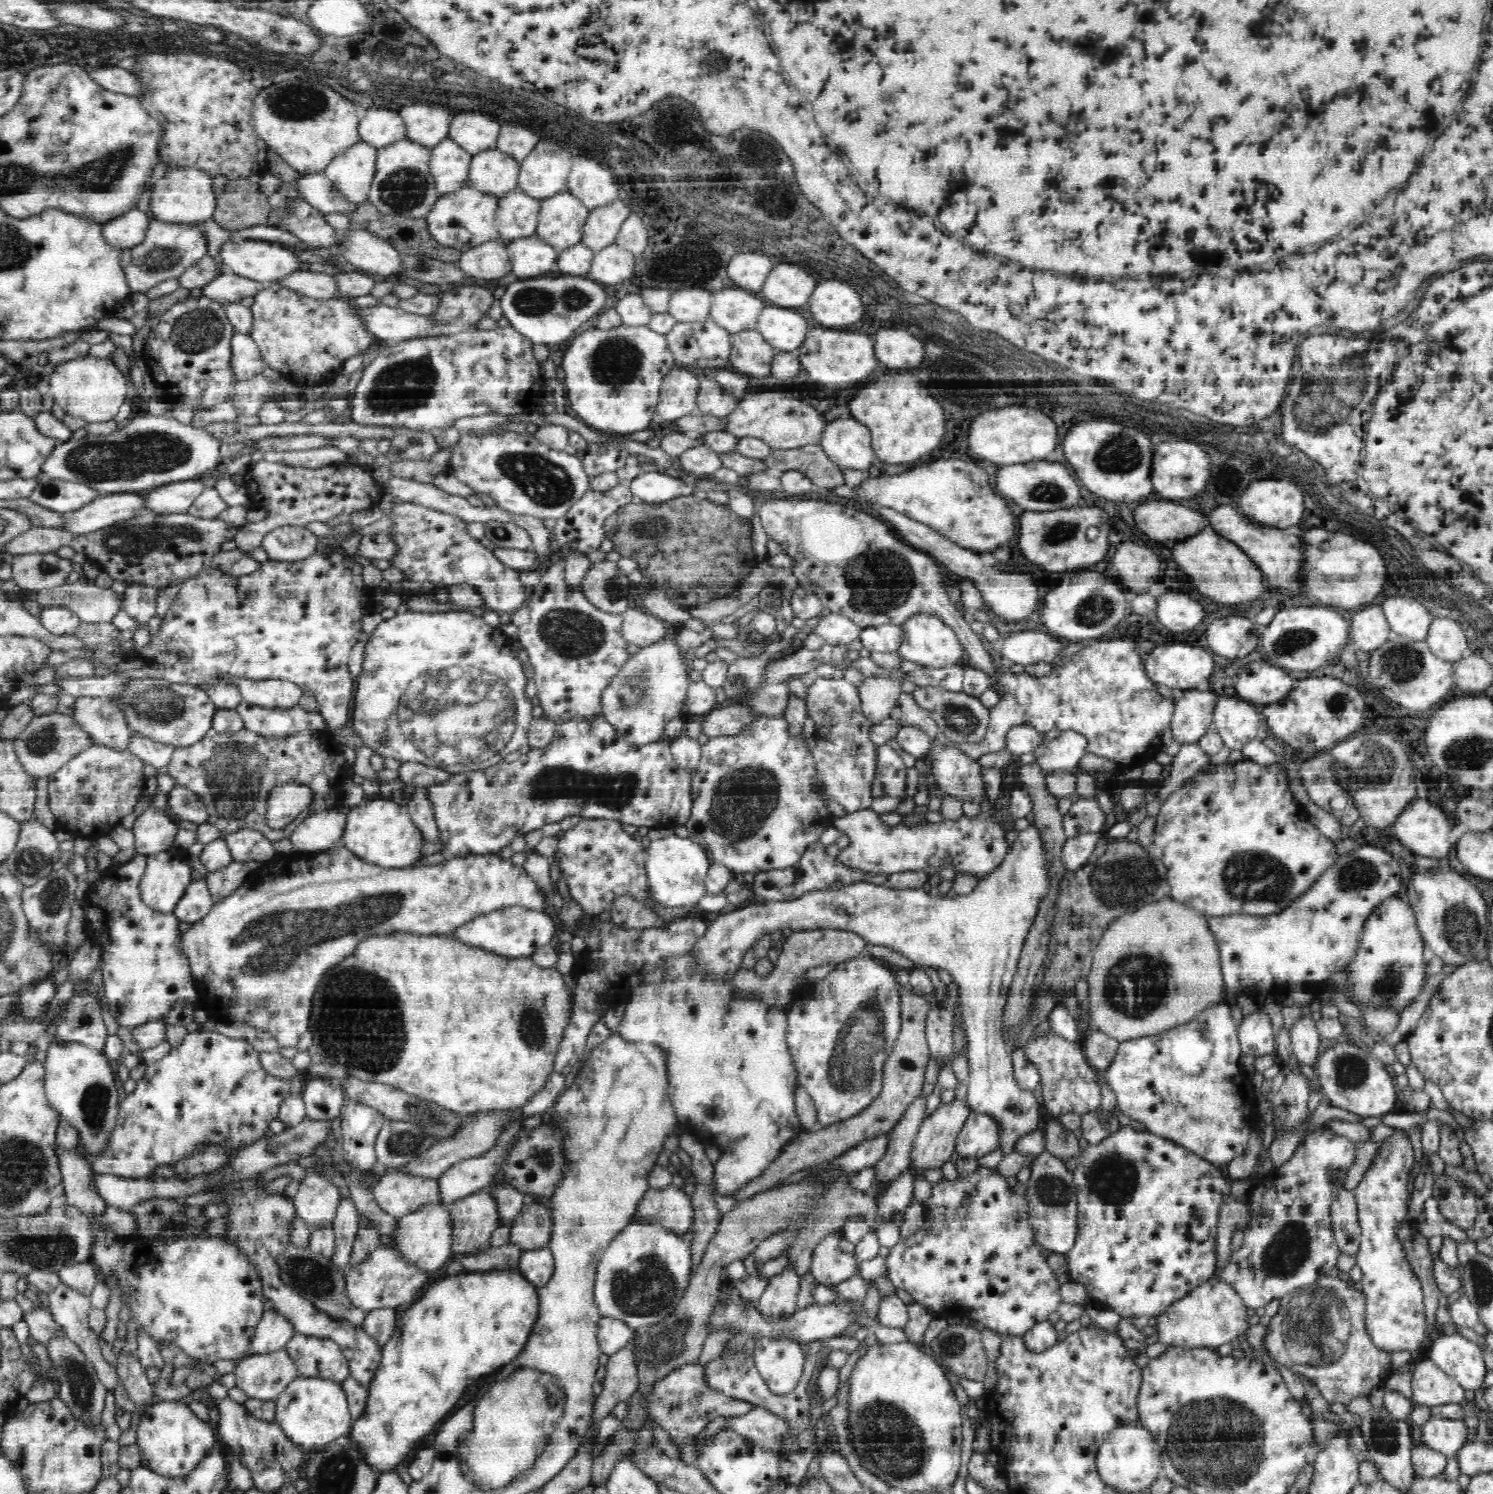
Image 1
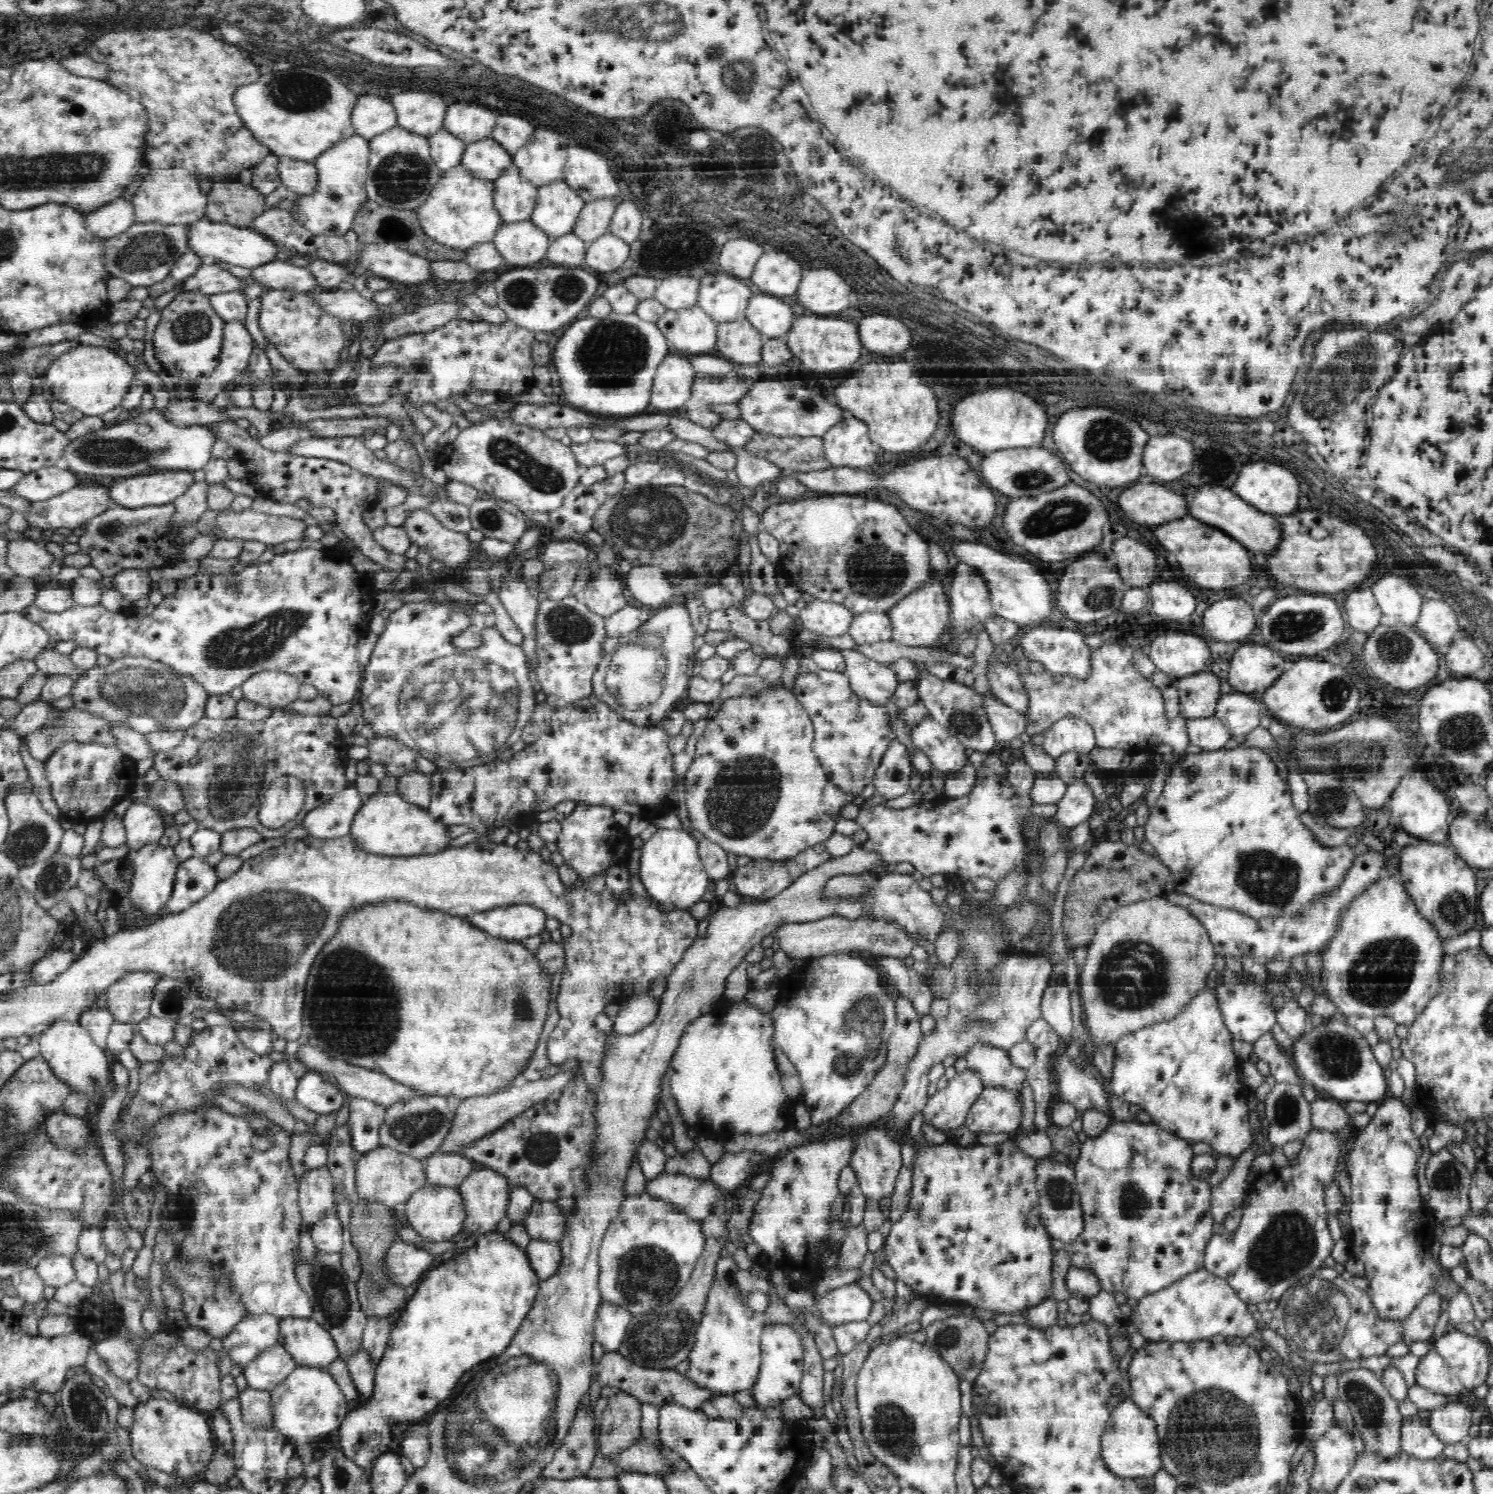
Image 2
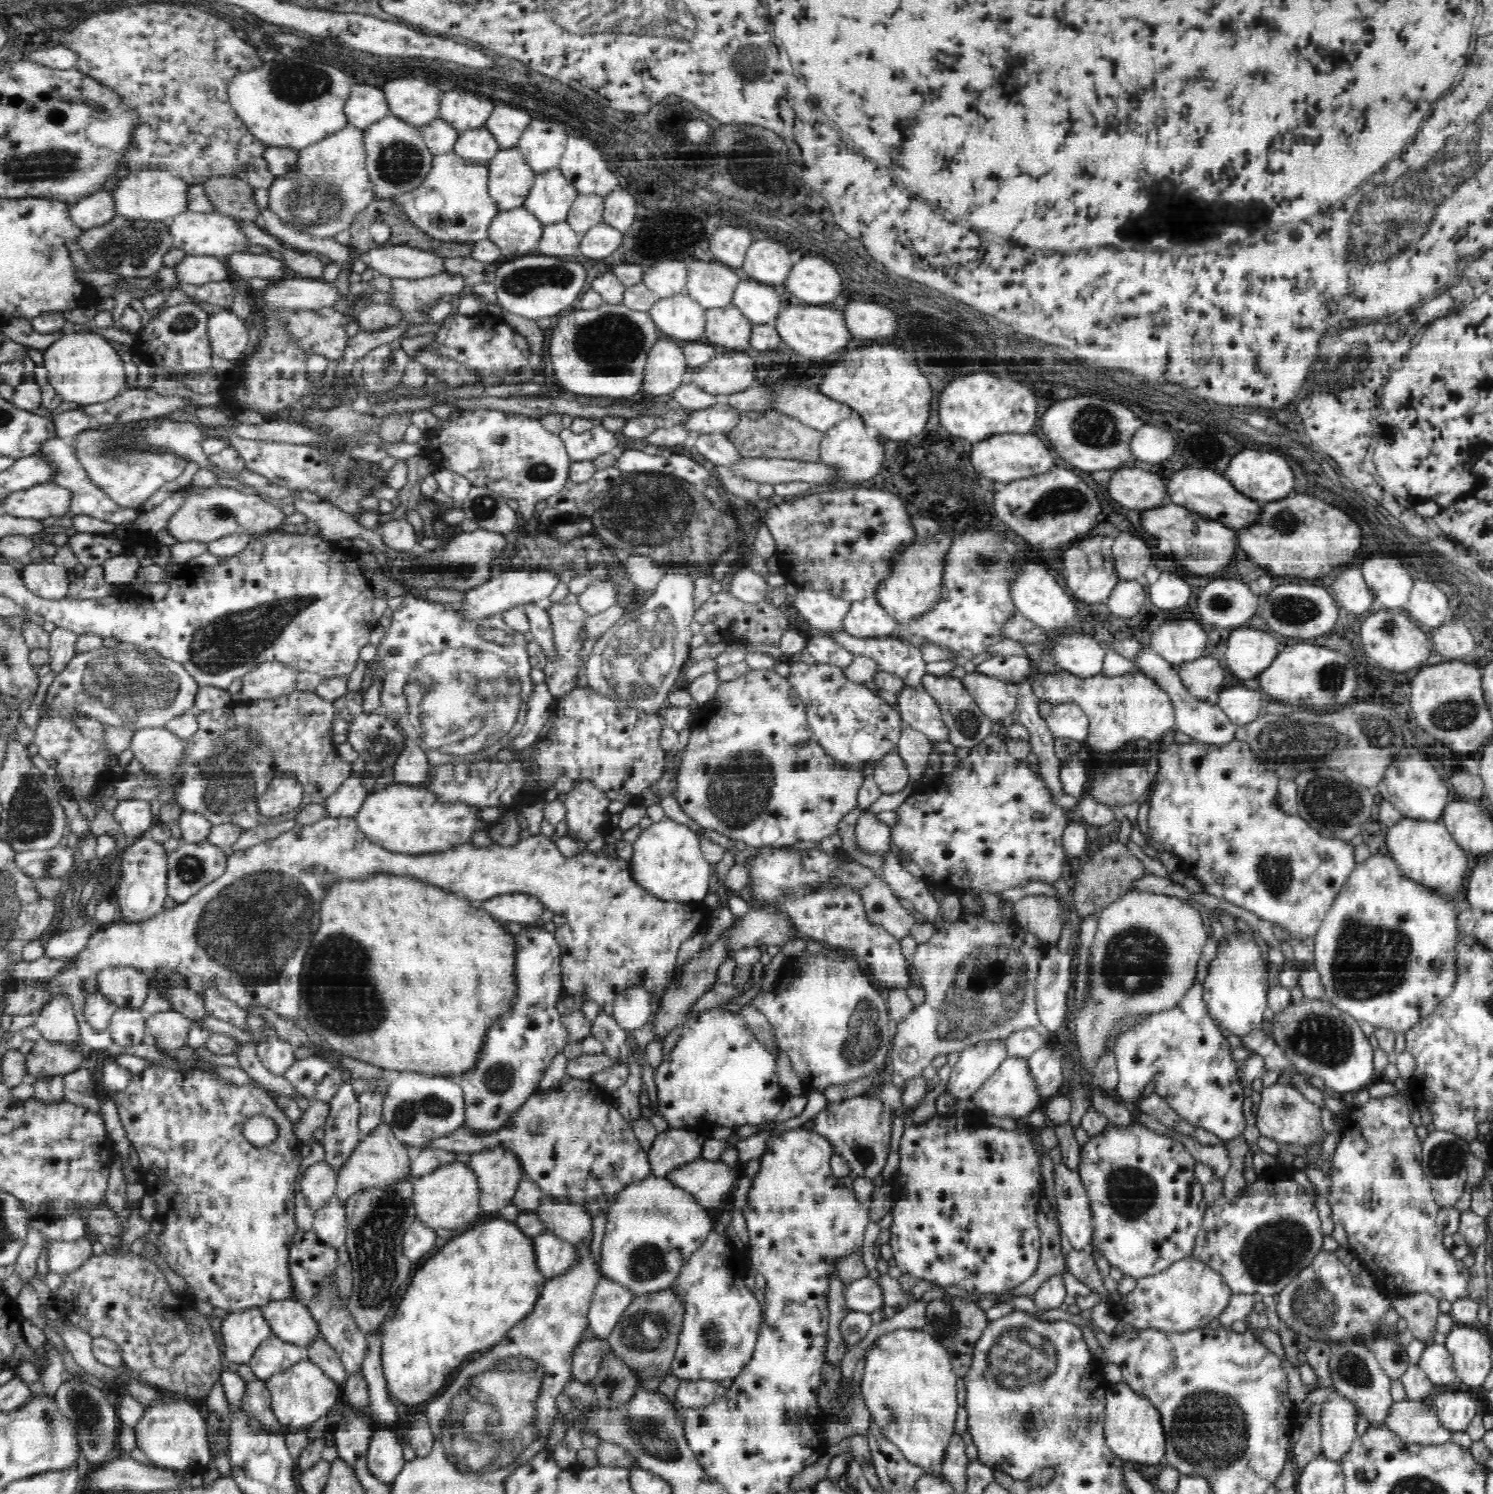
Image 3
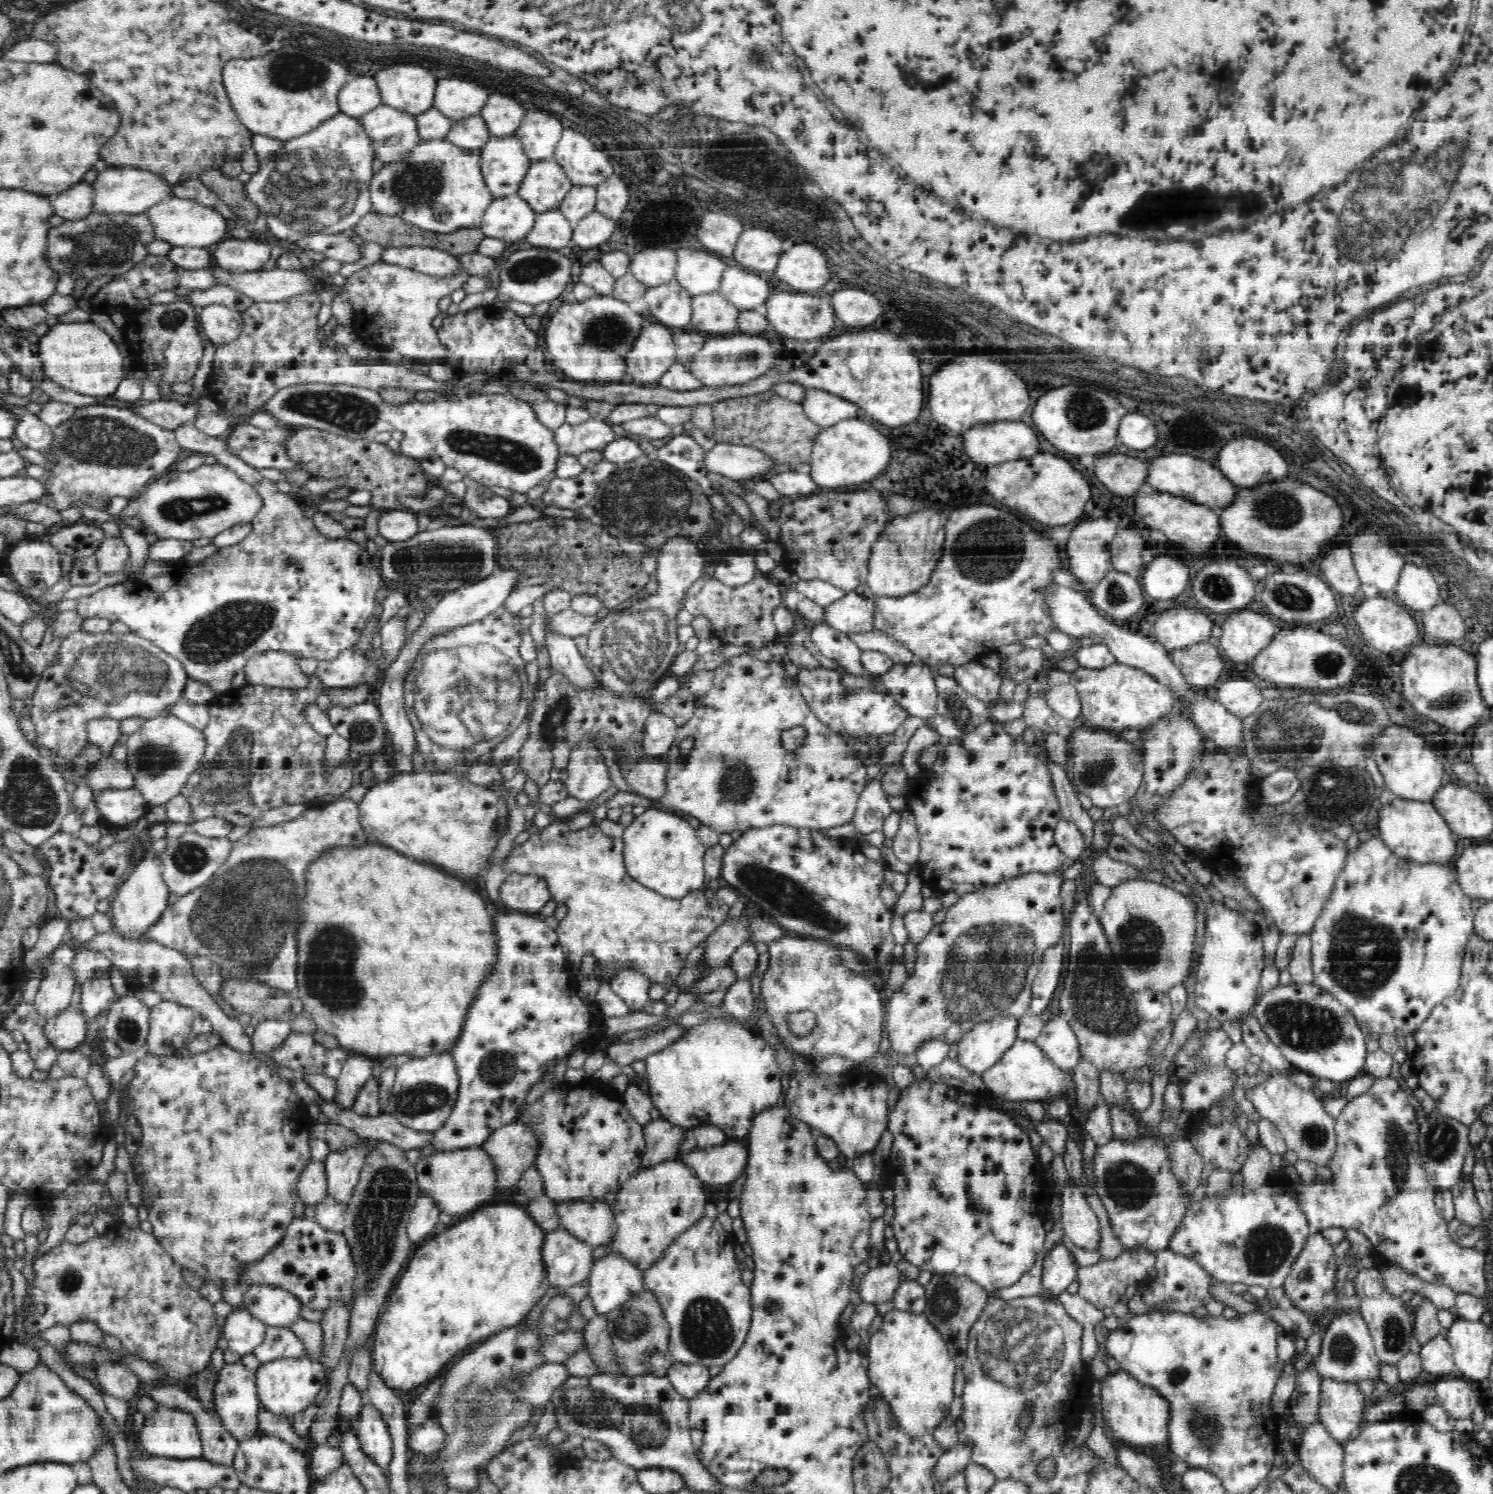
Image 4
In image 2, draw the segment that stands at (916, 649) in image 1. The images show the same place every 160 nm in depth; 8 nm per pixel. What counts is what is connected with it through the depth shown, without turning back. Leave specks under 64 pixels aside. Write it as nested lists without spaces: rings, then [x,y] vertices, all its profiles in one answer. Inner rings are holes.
[[[932,572],[932,580],[924,588],[916,590],[914,594],[910,594],[904,600],[900,600],[890,610],[888,615],[893,625],[892,639],[906,646],[944,646],[948,643],[949,612],[947,585],[942,584],[940,577]]]

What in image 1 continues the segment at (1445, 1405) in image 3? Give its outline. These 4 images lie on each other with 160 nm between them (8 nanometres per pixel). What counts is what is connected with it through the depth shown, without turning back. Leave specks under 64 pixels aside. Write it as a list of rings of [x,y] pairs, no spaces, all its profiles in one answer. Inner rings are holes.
[[[1430,1417],[1423,1425],[1422,1441],[1444,1455],[1454,1457],[1466,1444],[1468,1426],[1464,1419]]]

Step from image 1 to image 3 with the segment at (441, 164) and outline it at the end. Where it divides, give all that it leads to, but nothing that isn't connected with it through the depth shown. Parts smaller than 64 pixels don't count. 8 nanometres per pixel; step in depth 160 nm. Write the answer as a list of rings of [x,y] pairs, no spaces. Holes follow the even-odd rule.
[[[440,117],[419,127],[419,131],[433,155],[444,155],[452,151],[460,133]]]

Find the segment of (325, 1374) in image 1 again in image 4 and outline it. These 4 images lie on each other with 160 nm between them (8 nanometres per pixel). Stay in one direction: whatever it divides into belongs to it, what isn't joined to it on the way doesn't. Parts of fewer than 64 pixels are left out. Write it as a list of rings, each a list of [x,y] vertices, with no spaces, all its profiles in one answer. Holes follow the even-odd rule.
[[[268,1284],[255,1285],[243,1294],[242,1308],[249,1309],[258,1320],[271,1327],[288,1327],[300,1318],[301,1302],[282,1288],[274,1288]]]

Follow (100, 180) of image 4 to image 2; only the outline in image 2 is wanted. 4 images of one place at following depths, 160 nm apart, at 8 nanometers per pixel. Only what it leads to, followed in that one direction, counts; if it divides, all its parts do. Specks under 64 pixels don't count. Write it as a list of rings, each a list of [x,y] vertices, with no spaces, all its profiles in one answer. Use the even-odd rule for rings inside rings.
[[[141,178],[140,188],[134,192],[130,202],[134,205],[136,222],[159,224],[186,224],[205,217],[209,206],[207,194],[200,191],[194,180],[166,180],[166,178]]]

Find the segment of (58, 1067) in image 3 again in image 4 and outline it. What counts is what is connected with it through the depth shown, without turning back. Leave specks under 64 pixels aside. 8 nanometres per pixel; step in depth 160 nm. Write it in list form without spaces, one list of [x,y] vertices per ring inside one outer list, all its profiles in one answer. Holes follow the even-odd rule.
[[[70,1005],[66,1012],[52,1020],[46,1020],[43,1027],[46,1038],[60,1051],[78,1051],[86,1038],[88,1025],[84,1011]]]

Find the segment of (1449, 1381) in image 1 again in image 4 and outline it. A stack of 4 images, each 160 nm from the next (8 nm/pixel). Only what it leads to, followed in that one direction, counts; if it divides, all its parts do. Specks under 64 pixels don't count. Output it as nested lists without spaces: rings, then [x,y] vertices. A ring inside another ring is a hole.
[[[1442,1335],[1435,1336],[1426,1344],[1421,1345],[1419,1351],[1423,1370],[1437,1376],[1450,1376],[1456,1373],[1451,1344]]]

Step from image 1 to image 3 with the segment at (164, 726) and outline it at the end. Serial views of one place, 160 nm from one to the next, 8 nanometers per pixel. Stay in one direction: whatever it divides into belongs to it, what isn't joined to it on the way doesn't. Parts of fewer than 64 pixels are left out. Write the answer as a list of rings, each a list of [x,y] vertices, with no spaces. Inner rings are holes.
[[[118,642],[113,648],[102,646],[94,650],[77,652],[46,690],[43,704],[48,712],[46,718],[38,720],[33,744],[38,747],[40,756],[48,760],[50,766],[62,776],[66,788],[76,790],[78,796],[92,796],[96,794],[95,788],[100,783],[108,783],[118,774],[110,772],[112,766],[110,762],[106,764],[106,754],[102,750],[102,745],[77,730],[74,719],[70,717],[72,714],[76,714],[79,718],[94,718],[102,724],[126,728],[133,732],[142,728],[162,728],[172,718],[176,718],[175,716],[192,712],[200,690],[198,681],[182,665],[170,664],[170,660],[168,668],[160,663],[153,664],[146,660],[140,648],[131,642]]]

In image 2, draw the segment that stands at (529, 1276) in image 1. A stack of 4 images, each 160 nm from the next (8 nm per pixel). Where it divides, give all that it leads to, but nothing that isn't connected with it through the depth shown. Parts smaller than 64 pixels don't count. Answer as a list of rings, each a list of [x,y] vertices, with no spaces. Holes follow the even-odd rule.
[[[531,1239],[526,1247],[526,1256],[535,1276],[542,1281],[549,1280],[557,1272],[562,1255],[557,1242],[546,1242],[542,1239]]]

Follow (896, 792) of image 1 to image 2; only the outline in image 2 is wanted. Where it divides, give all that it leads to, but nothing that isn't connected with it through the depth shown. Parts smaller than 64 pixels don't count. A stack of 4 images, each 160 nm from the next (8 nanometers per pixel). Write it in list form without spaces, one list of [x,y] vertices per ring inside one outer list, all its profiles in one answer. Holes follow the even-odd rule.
[[[890,743],[874,775],[874,786],[883,800],[895,799],[908,792],[912,776],[911,757],[904,744]]]

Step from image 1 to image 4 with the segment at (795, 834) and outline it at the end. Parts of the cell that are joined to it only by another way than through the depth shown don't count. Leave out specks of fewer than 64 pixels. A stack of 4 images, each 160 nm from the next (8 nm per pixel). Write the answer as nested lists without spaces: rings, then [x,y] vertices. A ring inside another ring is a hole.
[[[748,653],[740,654],[740,656],[734,656],[734,658],[728,659],[726,664],[722,664],[720,668],[716,668],[714,672],[714,682],[712,688],[708,690],[706,696],[702,696],[695,700],[697,708],[694,711],[693,718],[684,726],[679,727],[677,730],[676,738],[671,747],[665,752],[664,755],[658,757],[666,765],[666,794],[658,800],[658,806],[664,810],[672,810],[675,812],[687,813],[690,816],[694,816],[700,820],[702,825],[714,828],[720,834],[727,832],[731,833],[733,830],[740,830],[746,832],[750,830],[760,830],[773,824],[782,824],[798,828],[808,829],[822,829],[832,828],[834,826],[840,826],[853,820],[857,808],[857,801],[862,794],[862,790],[867,785],[868,776],[866,775],[866,767],[862,763],[862,759],[858,757],[856,750],[850,744],[844,743],[842,738],[836,737],[834,733],[828,731],[828,727],[824,727],[819,723],[814,714],[811,714],[810,708],[807,707],[807,703],[803,700],[801,695],[796,696],[794,690],[796,690],[797,680],[788,682],[788,674],[785,670],[784,660],[775,659],[770,662],[764,662],[749,656]],[[801,726],[806,729],[806,738],[802,742],[801,746],[798,746],[794,752],[786,750],[782,746],[781,736],[783,730],[789,730],[794,727]],[[688,738],[694,739],[693,749],[689,754],[682,754],[680,752],[680,743]]]

